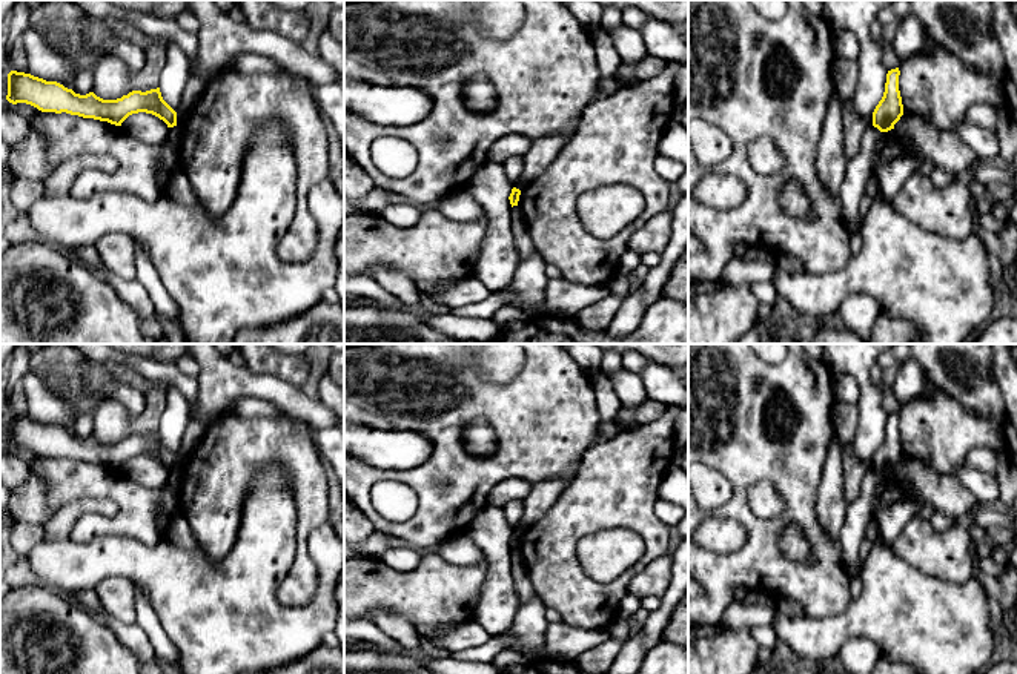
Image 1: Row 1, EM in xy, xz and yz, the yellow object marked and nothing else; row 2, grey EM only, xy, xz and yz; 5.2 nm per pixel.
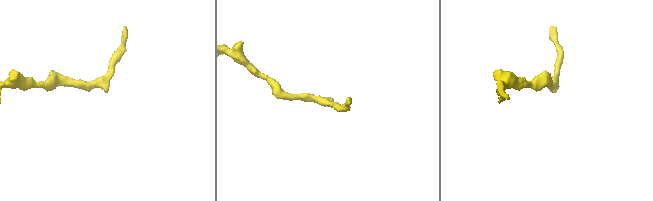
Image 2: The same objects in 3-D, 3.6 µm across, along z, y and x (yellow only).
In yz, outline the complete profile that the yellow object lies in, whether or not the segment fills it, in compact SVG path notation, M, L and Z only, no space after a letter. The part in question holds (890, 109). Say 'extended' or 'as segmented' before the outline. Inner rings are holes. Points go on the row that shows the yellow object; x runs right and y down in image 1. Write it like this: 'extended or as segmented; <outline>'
as segmented; M899 68L888 71L885 92L873 112L873 126L880 132L894 129L894 124L903 115L903 104L899 91Z

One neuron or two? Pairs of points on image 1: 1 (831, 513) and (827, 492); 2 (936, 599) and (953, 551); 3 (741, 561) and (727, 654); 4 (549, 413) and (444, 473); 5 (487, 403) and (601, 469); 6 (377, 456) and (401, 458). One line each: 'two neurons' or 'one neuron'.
1: one neuron
2: two neurons
3: two neurons
4: one neuron
5: two neurons
6: one neuron

